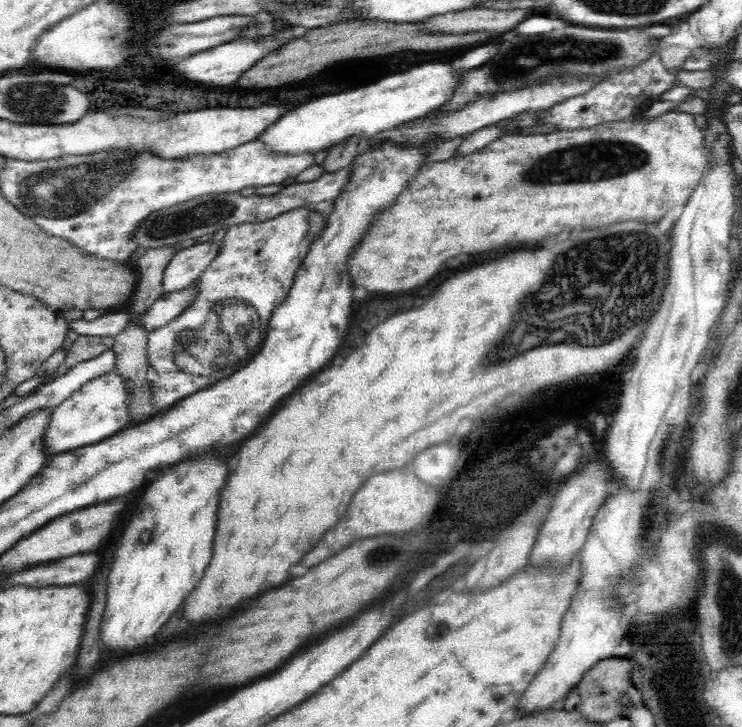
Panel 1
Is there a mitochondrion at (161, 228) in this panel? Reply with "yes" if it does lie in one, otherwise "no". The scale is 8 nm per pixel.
yes

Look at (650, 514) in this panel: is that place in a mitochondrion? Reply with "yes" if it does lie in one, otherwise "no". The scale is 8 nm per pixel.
yes

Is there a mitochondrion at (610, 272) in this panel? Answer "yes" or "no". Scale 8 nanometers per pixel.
yes

